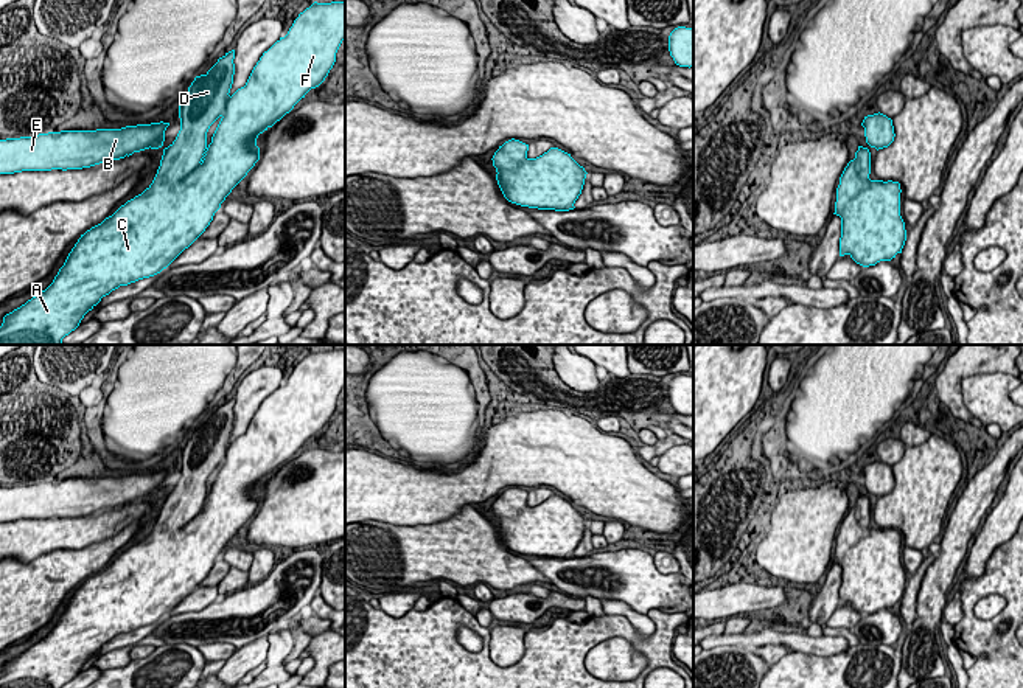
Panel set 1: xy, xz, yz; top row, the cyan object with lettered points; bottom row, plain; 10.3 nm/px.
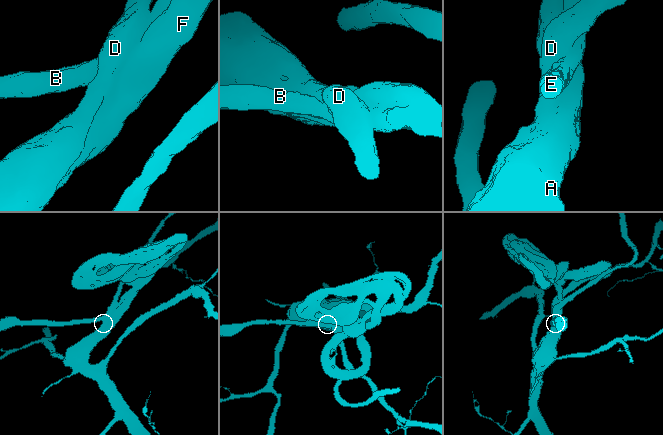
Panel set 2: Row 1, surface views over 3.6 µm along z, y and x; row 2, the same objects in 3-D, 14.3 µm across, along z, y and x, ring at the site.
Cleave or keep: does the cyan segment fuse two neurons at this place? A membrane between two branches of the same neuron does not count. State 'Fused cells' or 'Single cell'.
Single cell

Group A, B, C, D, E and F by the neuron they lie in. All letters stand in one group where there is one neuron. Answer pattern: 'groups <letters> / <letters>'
groups A B C D E F

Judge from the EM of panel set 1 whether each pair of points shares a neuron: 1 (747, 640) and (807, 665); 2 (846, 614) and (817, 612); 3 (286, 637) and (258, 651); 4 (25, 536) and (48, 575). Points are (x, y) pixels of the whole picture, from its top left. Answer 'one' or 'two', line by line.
1: two
2: two
3: two
4: two

